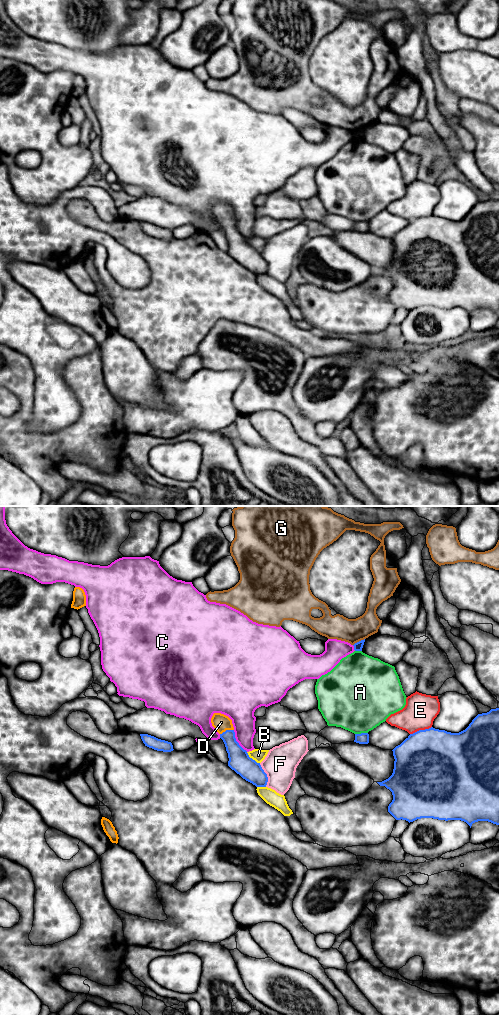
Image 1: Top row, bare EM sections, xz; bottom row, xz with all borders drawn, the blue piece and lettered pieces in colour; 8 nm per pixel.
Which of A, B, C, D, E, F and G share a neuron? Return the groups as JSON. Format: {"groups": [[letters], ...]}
{"groups": [["A"], ["B"], ["C"], ["D"], ["E"], ["F"], ["G"]]}

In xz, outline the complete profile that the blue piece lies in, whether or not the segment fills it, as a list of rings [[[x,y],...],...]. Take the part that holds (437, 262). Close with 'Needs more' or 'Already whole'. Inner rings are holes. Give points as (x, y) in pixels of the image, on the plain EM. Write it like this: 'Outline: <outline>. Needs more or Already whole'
Outline: [[[499,196],[491,197],[487,201],[478,202],[469,214],[459,220],[451,221],[445,218],[435,217],[433,215],[425,218],[419,218],[410,222],[400,233],[393,238],[394,257],[392,263],[382,269],[377,270],[380,274],[385,274],[392,280],[393,288],[388,294],[388,300],[396,308],[406,308],[409,311],[421,306],[433,306],[438,308],[461,308],[466,310],[470,316],[473,311],[478,309],[488,309],[499,313]]]. Already whole

